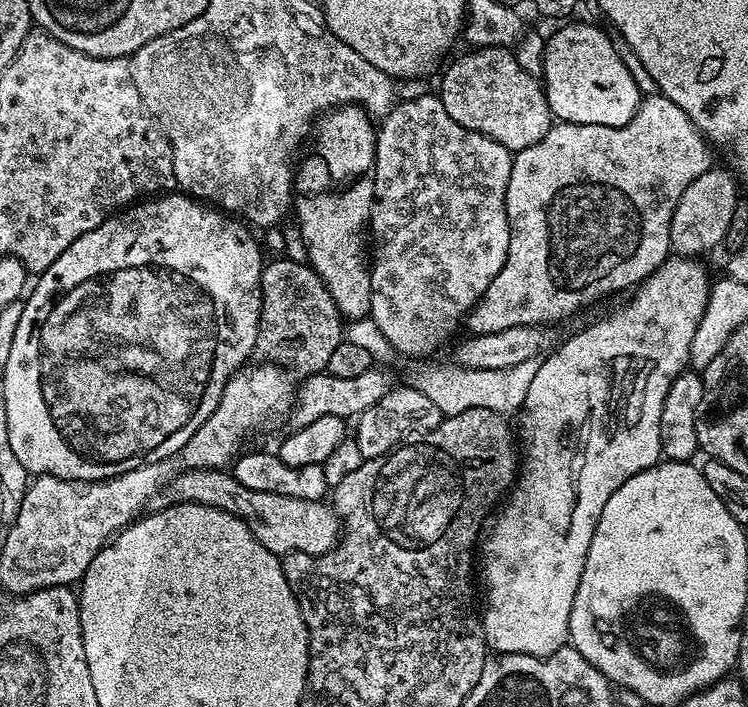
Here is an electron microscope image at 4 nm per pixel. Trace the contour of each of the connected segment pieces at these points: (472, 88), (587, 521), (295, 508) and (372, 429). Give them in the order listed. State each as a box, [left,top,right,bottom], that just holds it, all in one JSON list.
[[438,47,554,154],[478,255,710,656],[151,468,341,558],[354,386,442,460]]

